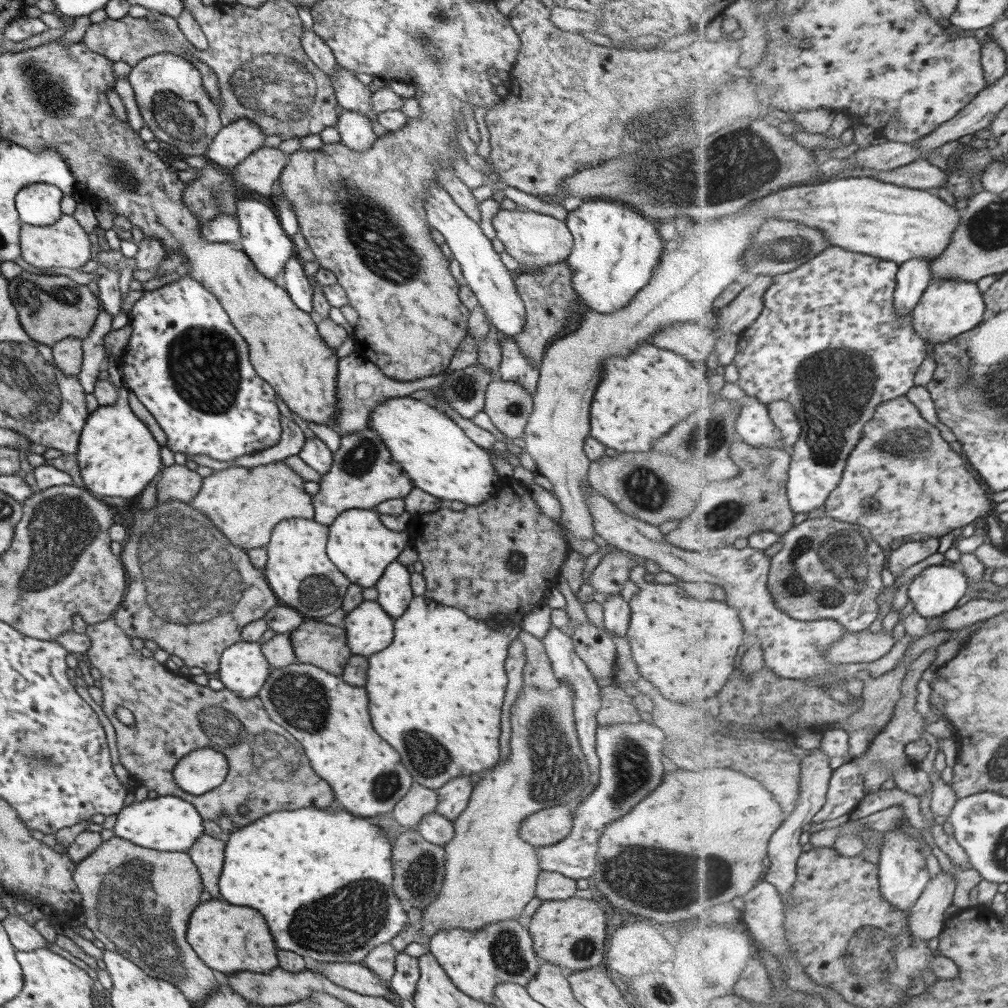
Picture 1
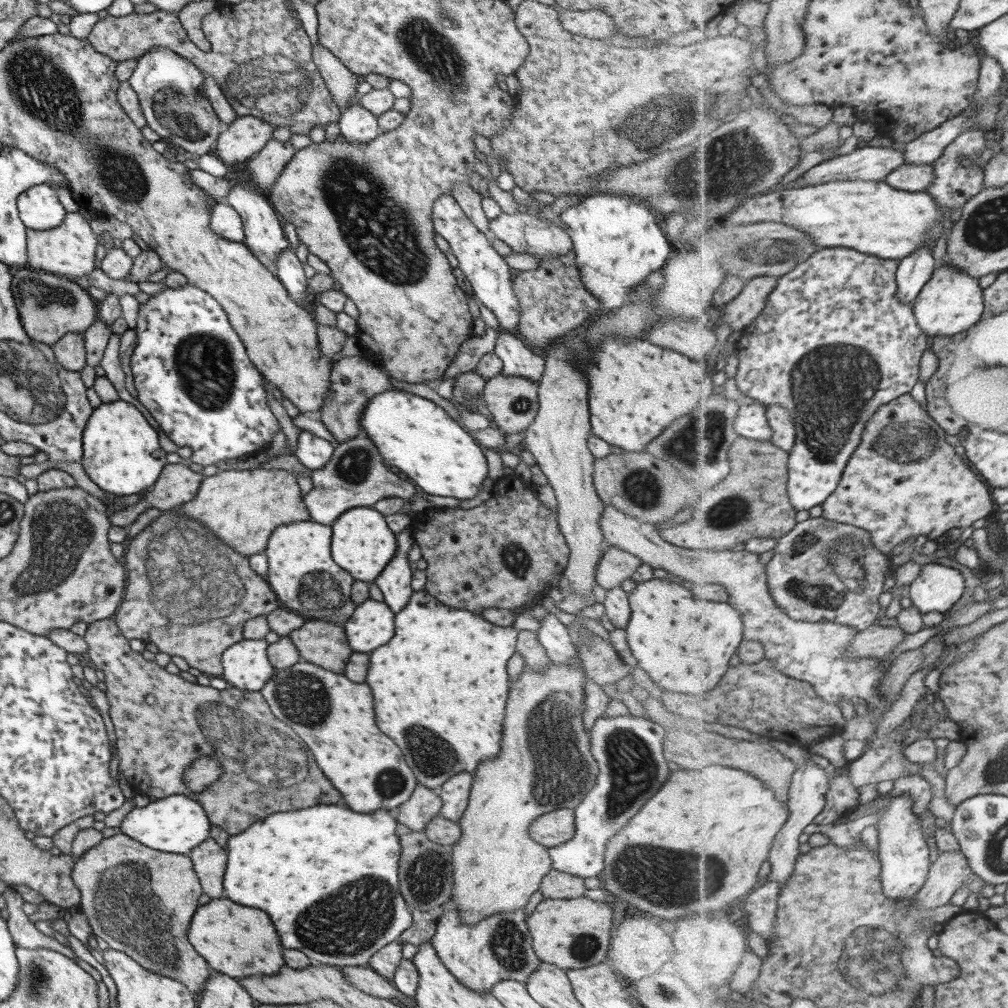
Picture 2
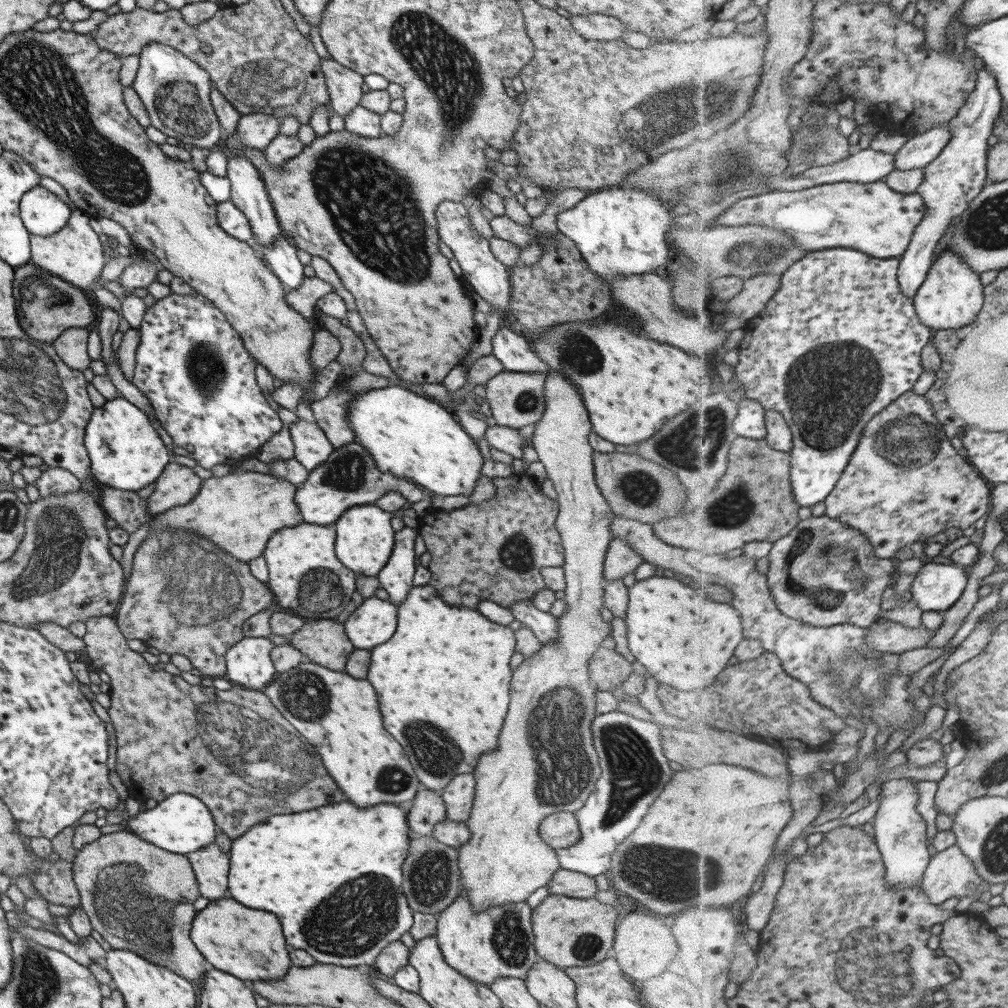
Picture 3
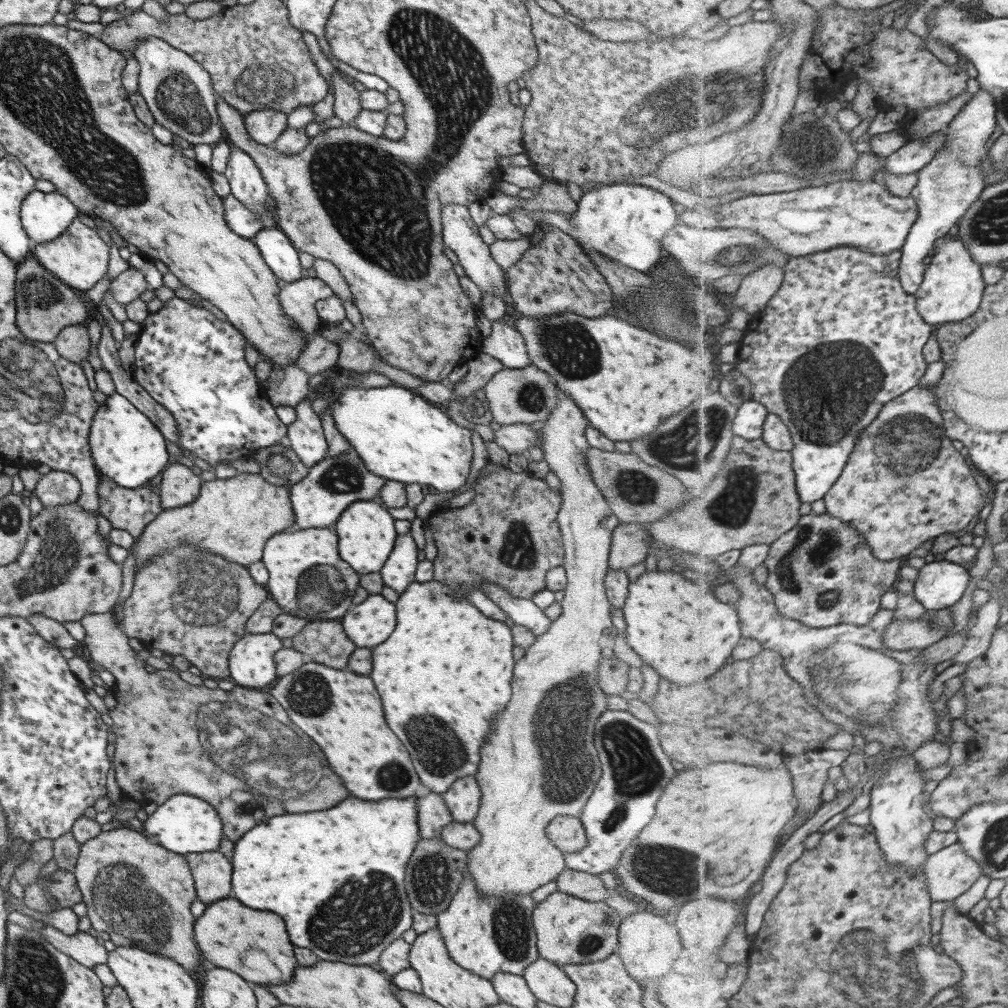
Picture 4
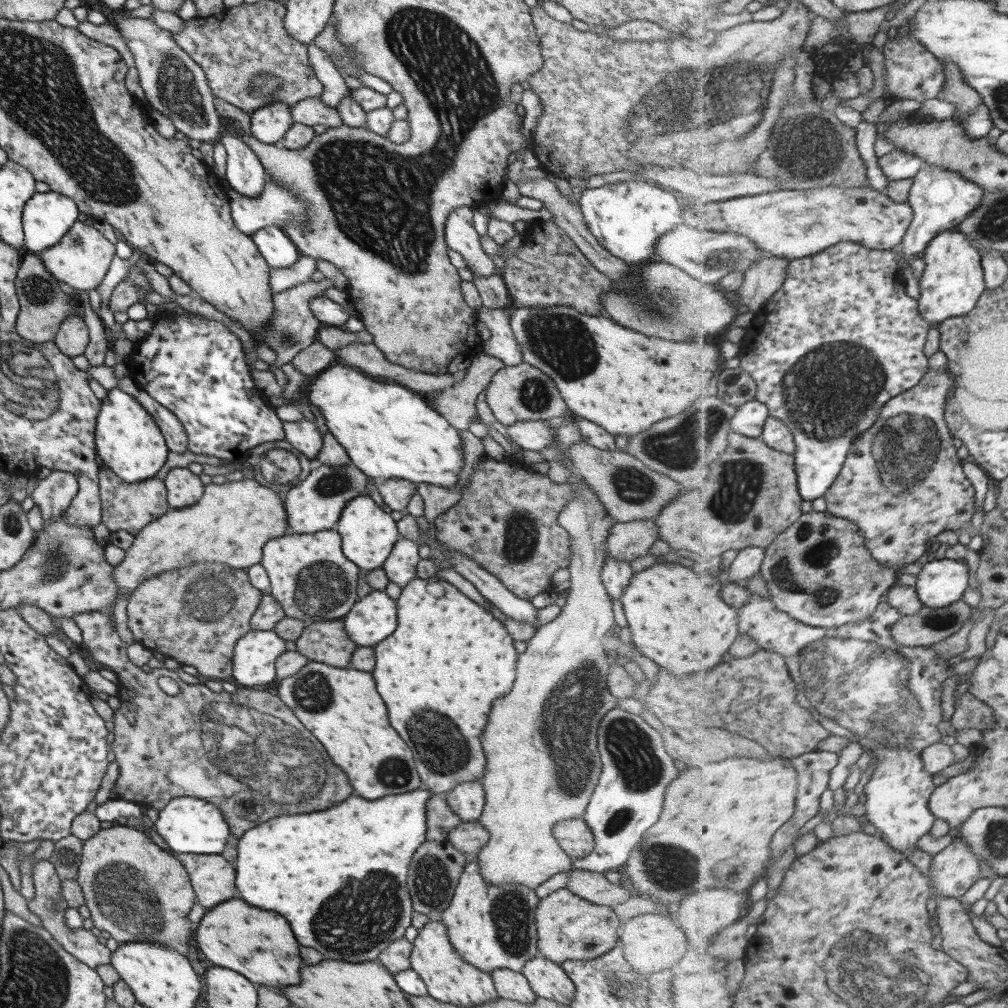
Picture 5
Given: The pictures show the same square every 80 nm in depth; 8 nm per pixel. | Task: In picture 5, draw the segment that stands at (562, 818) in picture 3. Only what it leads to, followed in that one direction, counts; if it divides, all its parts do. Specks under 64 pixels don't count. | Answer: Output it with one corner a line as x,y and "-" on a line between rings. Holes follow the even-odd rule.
582,819
555,823
551,829
551,836
571,859
587,857
594,849
593,834

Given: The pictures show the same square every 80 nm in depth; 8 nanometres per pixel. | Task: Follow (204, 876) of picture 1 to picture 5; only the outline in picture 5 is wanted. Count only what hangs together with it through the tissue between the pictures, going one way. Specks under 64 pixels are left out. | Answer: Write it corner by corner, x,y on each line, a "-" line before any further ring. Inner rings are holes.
169,851
170,854
176,856
177,861
181,863
185,873
189,877
189,882
194,892
194,900
207,910
213,908
215,904
233,898
235,894
235,886
233,886
233,868
227,860
223,860
220,854
175,854

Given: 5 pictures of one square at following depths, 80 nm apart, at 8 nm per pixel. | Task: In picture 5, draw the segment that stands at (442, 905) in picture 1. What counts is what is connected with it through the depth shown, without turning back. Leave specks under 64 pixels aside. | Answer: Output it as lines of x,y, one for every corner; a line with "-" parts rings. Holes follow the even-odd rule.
567,411
564,414
567,419
567,423
559,425
559,427
553,428
554,430
554,444
551,448
561,451
562,458
557,462
567,465
570,470
570,475
567,479
567,483
571,483
574,488
574,497
567,501
567,504
563,507
563,510
557,515
556,521
559,526
562,526
569,535
570,538
570,561
568,564
567,572
570,574
570,585
565,593
565,604
560,608
560,613
547,624
542,624
537,630
534,631
533,636
526,642
526,647
523,653
518,655
515,665
515,682
513,682
513,688
509,690
509,694
497,698
493,702
493,710
489,712
489,722
485,726
485,730
481,733
480,743
483,749
483,754
486,758
485,770
482,778
480,779
482,789
484,790
484,804
481,815
477,822
479,826
485,828
489,832
489,841
485,843
474,855
479,866
479,875
484,878
485,882
496,884
505,883
517,883
525,885
527,888
534,889
538,884
541,884
544,880
547,880
550,876
559,874
559,872
565,872
570,870
571,858
567,857
565,851
557,844
557,841
551,836
551,829
555,823
559,821
565,821
568,819
580,819
587,807
590,795
592,794
592,788
596,785
598,774
600,773
600,758
596,747
596,728
601,720
601,717
612,708
616,707
616,698
608,691
606,685
606,676
609,672
611,664
608,662
604,648
603,648
603,636
605,632
613,626
614,614
610,603
610,598
606,594
605,587
602,585
600,579
600,568
605,556
603,552
603,542
606,540
608,530
610,526
616,521
612,519
602,503
598,500
598,497
594,494
592,489
578,476
578,473
572,468
571,459
569,459
569,449
571,445
581,441
578,430
574,425
577,417
571,412

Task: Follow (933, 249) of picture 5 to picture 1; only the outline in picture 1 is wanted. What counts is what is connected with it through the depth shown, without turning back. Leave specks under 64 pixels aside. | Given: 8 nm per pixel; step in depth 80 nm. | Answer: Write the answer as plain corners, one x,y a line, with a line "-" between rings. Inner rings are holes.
935,279
925,289
914,308
913,328
933,348
979,328
985,322
986,307
984,293
976,282
967,282
965,279

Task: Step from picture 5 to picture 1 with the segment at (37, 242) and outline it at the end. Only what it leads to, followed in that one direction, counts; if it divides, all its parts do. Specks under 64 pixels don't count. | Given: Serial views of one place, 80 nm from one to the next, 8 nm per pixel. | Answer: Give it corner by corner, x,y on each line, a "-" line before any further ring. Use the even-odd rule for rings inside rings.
45,182
27,185
14,196
14,208
22,224
31,226
49,226
62,213
59,211
61,192
56,186

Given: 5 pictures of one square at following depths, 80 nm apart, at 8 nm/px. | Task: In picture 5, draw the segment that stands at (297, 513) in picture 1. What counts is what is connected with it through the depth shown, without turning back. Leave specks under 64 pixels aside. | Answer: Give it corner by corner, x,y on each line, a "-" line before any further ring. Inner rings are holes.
253,478
204,485
199,500
191,506
171,509
139,529
124,557
112,570
117,597
131,595
146,578
192,562
226,564
245,571
262,557
262,546
286,529
283,501

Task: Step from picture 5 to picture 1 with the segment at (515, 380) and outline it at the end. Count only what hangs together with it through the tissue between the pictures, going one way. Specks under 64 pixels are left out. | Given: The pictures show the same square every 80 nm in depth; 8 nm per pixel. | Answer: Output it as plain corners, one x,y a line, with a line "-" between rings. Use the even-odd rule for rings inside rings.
495,377
485,388
482,411
487,414
493,426
506,438
521,438
532,411
532,396
529,396
527,390
519,386
517,382
503,382

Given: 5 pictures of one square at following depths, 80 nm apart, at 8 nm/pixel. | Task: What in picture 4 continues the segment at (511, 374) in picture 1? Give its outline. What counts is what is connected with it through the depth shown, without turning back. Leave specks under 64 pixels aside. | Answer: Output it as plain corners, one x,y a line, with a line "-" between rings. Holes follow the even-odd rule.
500,319
491,322
491,334
482,340
482,353
496,359
505,369
531,365
523,337

